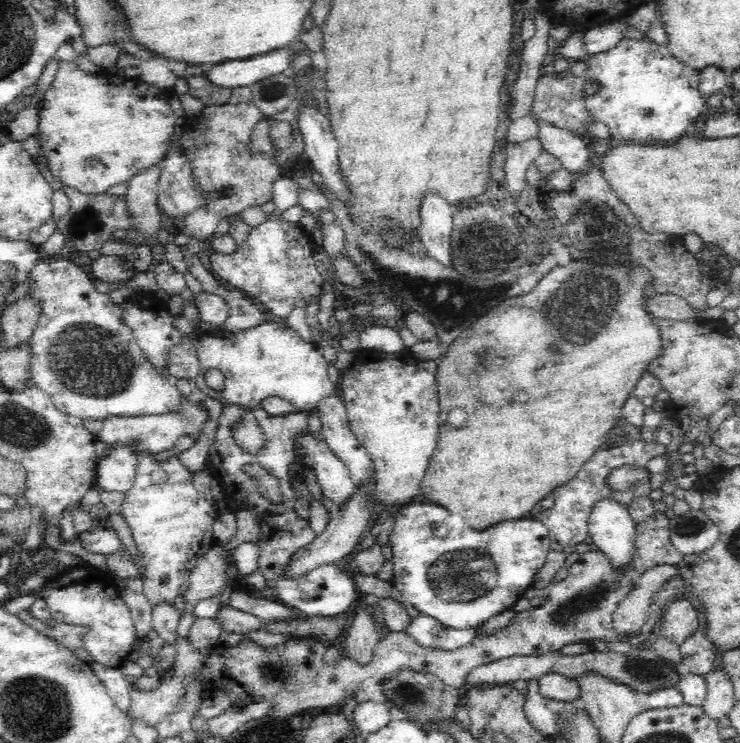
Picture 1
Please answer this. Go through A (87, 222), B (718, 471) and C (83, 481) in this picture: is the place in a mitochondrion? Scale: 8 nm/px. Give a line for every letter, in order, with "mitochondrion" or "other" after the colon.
A: mitochondrion
B: other
C: other

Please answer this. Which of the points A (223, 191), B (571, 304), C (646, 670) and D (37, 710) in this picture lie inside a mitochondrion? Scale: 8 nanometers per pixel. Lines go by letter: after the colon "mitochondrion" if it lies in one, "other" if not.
A: mitochondrion
B: mitochondrion
C: mitochondrion
D: mitochondrion

